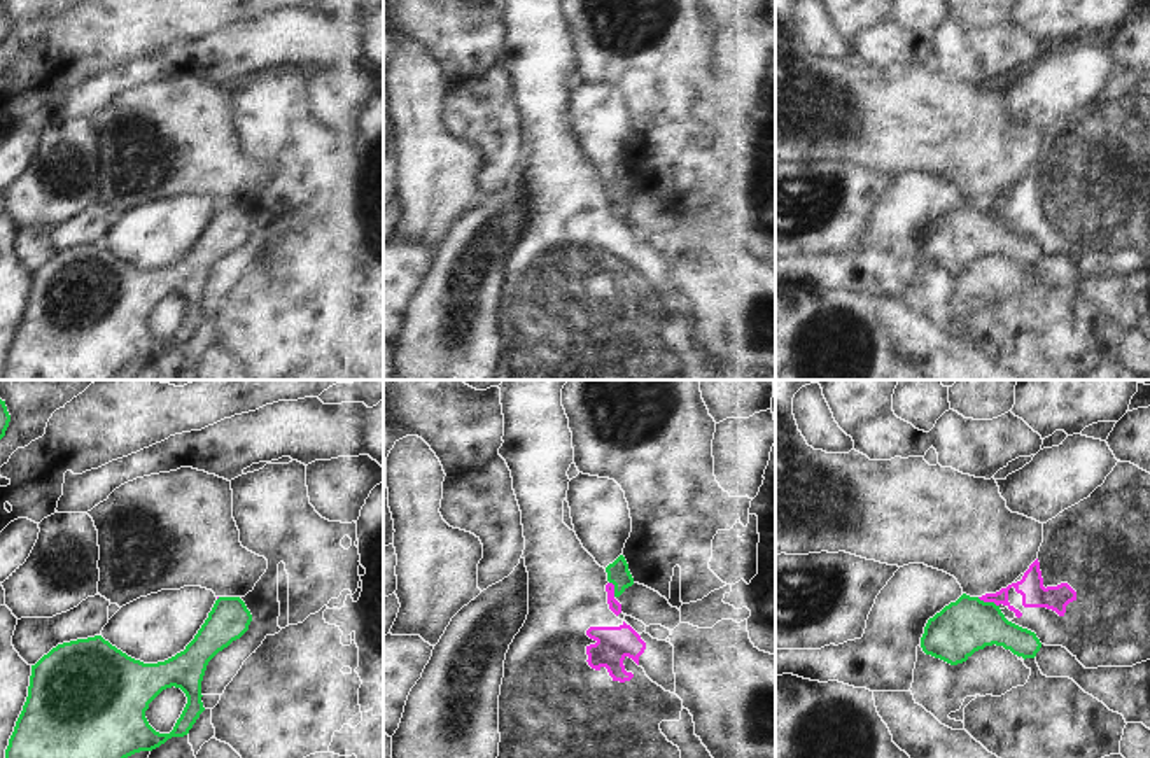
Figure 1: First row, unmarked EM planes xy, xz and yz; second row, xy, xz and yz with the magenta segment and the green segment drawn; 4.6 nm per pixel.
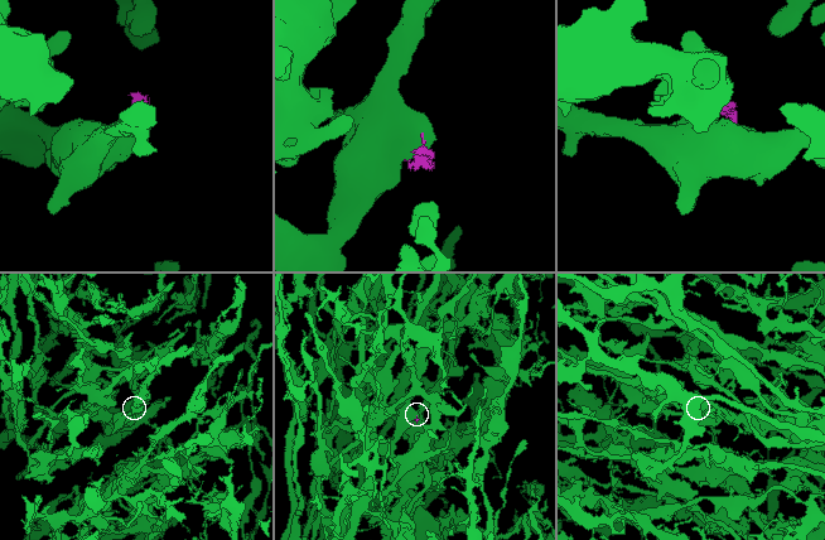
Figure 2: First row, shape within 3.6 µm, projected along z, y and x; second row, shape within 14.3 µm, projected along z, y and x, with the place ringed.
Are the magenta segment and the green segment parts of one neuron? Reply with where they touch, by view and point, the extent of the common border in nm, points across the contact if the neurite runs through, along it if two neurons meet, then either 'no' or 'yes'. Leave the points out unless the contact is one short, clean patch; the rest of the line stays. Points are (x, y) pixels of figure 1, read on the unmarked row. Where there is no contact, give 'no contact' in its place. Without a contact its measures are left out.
yz (988, 209) | 110 nm | along yz (977, 205), (998, 214) | no

